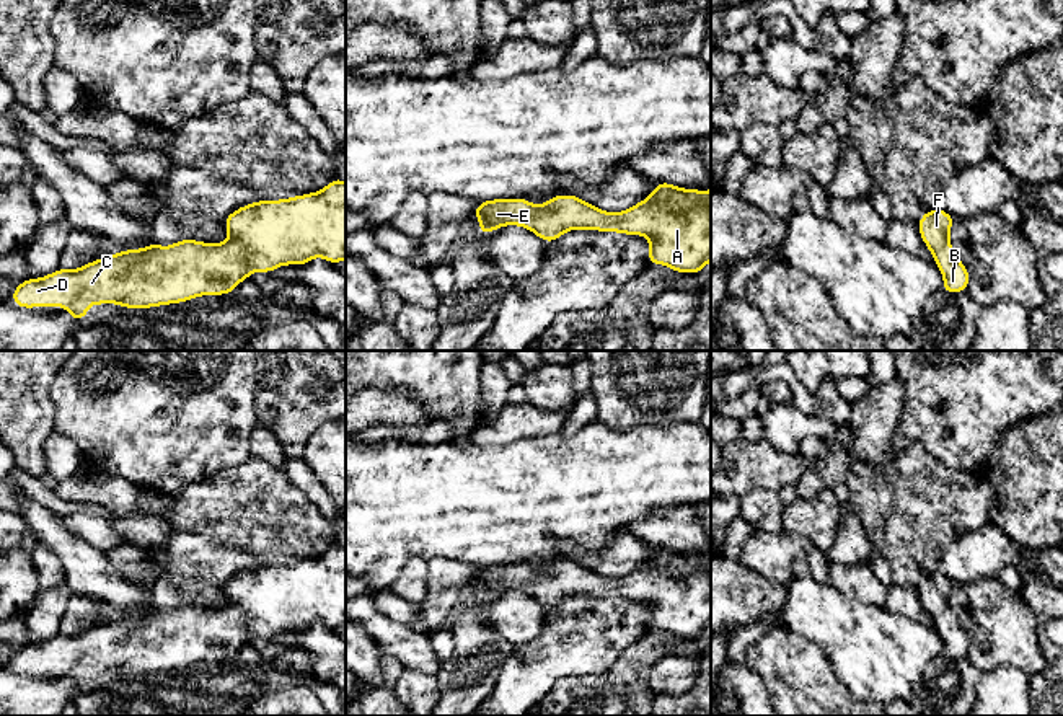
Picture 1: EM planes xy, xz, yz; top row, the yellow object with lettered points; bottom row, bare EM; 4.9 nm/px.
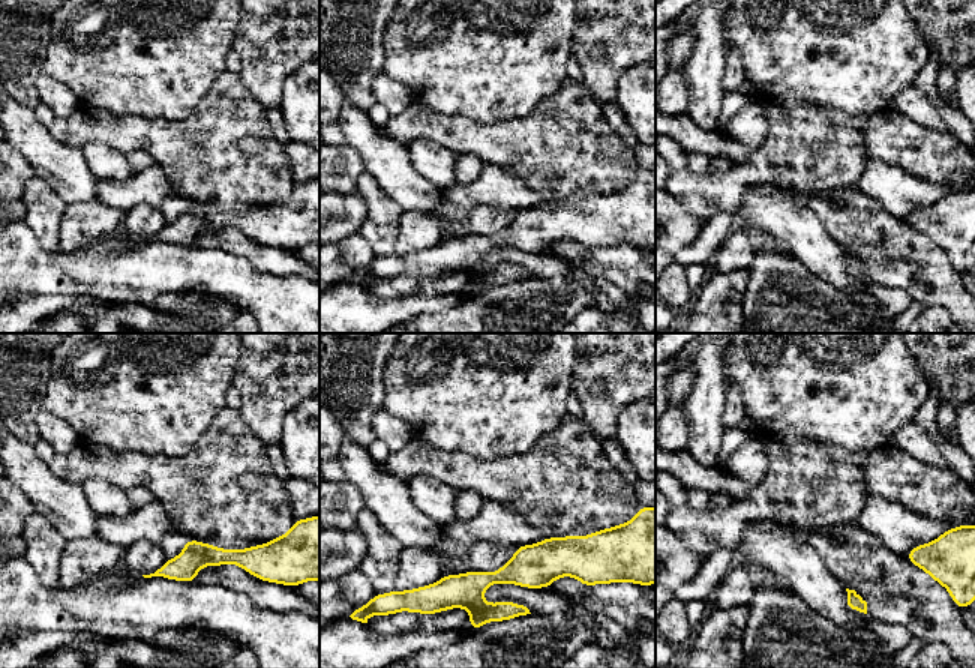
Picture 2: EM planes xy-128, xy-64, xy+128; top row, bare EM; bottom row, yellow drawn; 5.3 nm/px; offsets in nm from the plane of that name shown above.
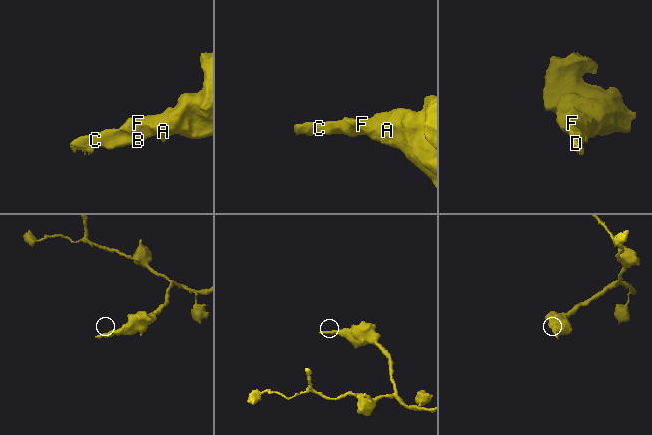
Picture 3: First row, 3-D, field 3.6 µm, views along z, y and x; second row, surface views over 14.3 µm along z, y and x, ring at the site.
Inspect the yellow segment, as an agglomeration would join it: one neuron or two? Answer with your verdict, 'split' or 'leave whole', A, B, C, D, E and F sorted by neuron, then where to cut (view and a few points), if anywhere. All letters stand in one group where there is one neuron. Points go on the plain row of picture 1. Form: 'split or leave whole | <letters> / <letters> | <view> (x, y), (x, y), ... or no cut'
leave whole | A B C D E F | no cut

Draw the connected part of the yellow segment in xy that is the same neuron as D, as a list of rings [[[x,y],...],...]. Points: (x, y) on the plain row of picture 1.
[[[336,541],[326,553],[310,559],[277,566],[256,566],[238,572],[235,577],[222,584],[228,595],[228,605],[223,608],[205,608],[191,603],[179,605],[171,612],[150,608],[140,615],[122,615],[106,623],[98,623],[78,634],[59,633],[52,639],[37,644],[24,644],[10,659],[18,674],[36,672],[65,672],[68,683],[86,685],[88,670],[117,669],[126,674],[153,674],[160,670],[183,669],[202,661],[227,661],[235,657],[236,651],[251,644],[251,638],[272,638],[279,631],[302,631],[311,628],[315,621],[321,621],[331,630],[346,625],[346,546]]]

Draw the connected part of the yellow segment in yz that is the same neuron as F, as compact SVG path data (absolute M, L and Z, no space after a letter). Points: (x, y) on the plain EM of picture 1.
M934 572L924 577L916 587L923 608L933 620L942 643L944 649L941 656L947 659L962 659L967 656L970 647L970 636L959 625L954 617L949 597L955 587L955 582L944 577L941 572Z

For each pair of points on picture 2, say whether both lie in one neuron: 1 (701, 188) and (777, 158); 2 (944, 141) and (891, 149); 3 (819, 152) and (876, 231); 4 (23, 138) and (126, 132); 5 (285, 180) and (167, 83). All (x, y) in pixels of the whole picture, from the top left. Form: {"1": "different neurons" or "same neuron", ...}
{"1": "same neuron", "2": "same neuron", "3": "different neurons", "4": "different neurons", "5": "different neurons"}

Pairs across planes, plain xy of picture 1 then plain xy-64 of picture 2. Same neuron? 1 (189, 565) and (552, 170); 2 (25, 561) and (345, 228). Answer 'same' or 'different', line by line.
1: different
2: same

